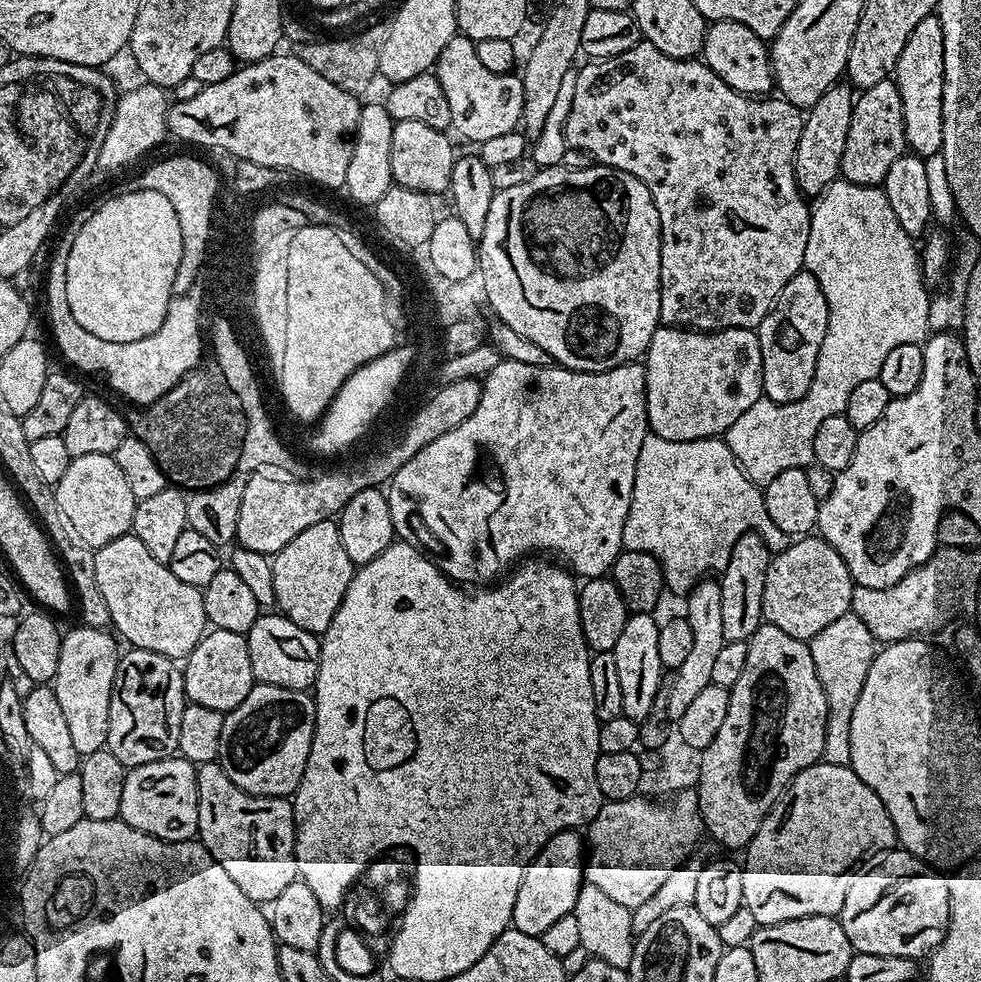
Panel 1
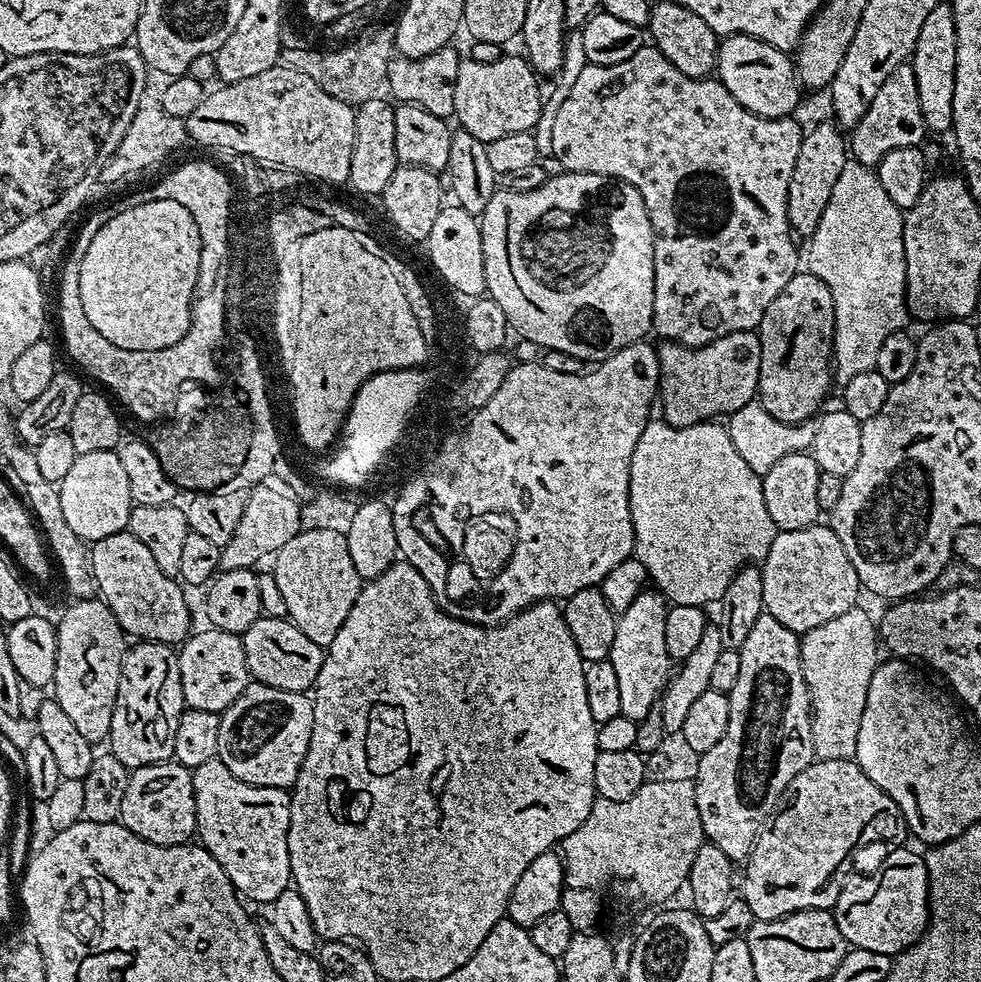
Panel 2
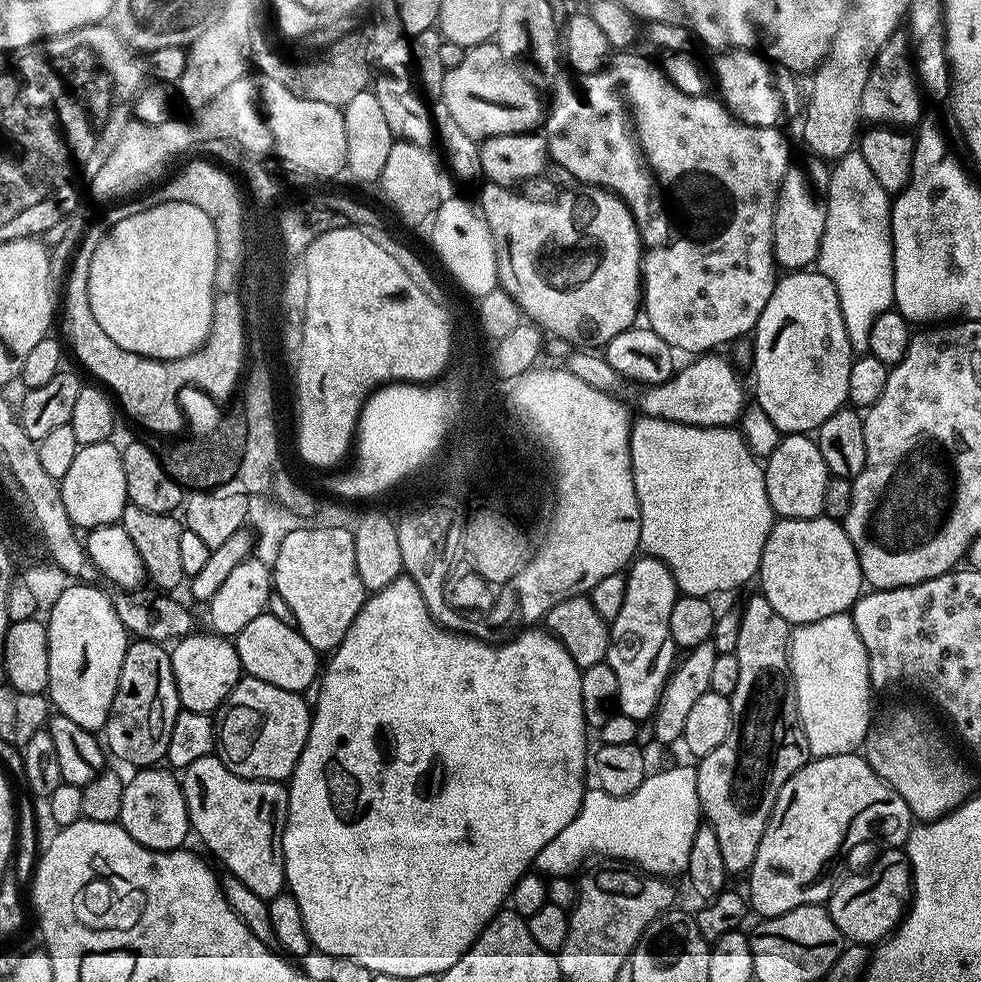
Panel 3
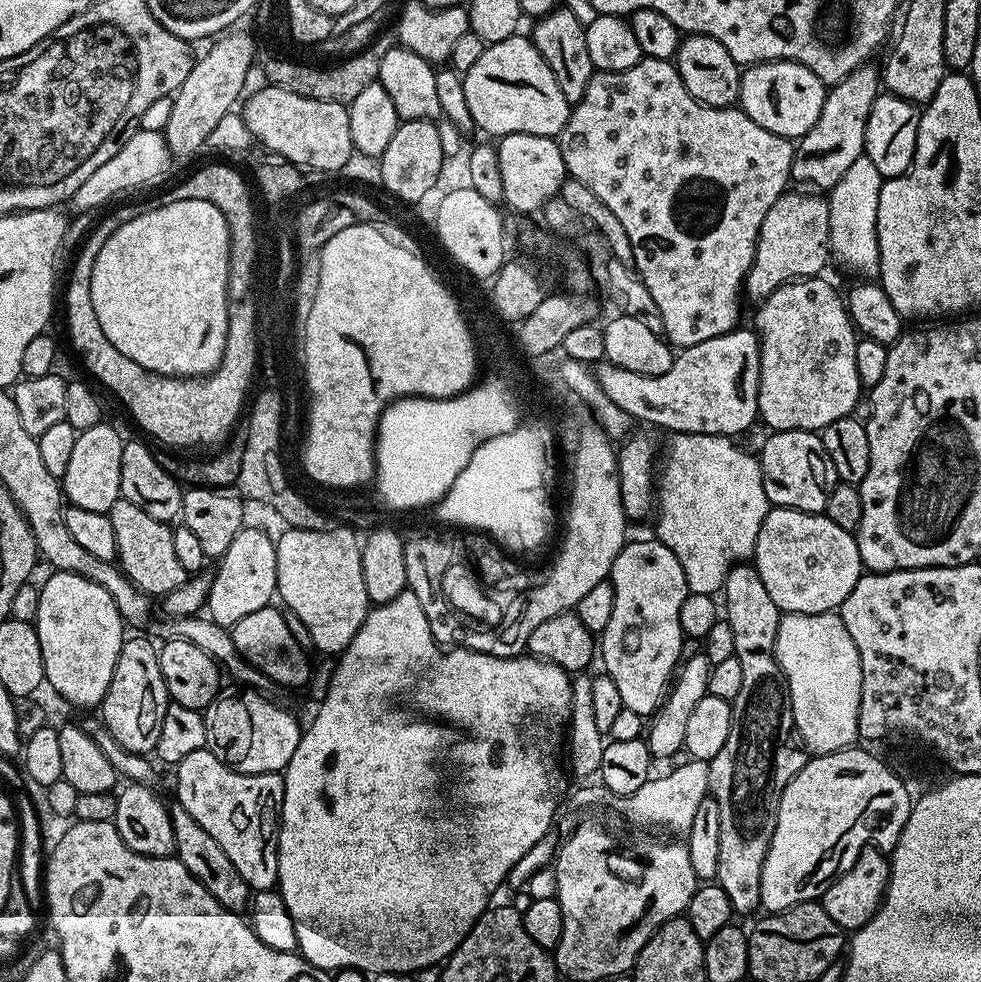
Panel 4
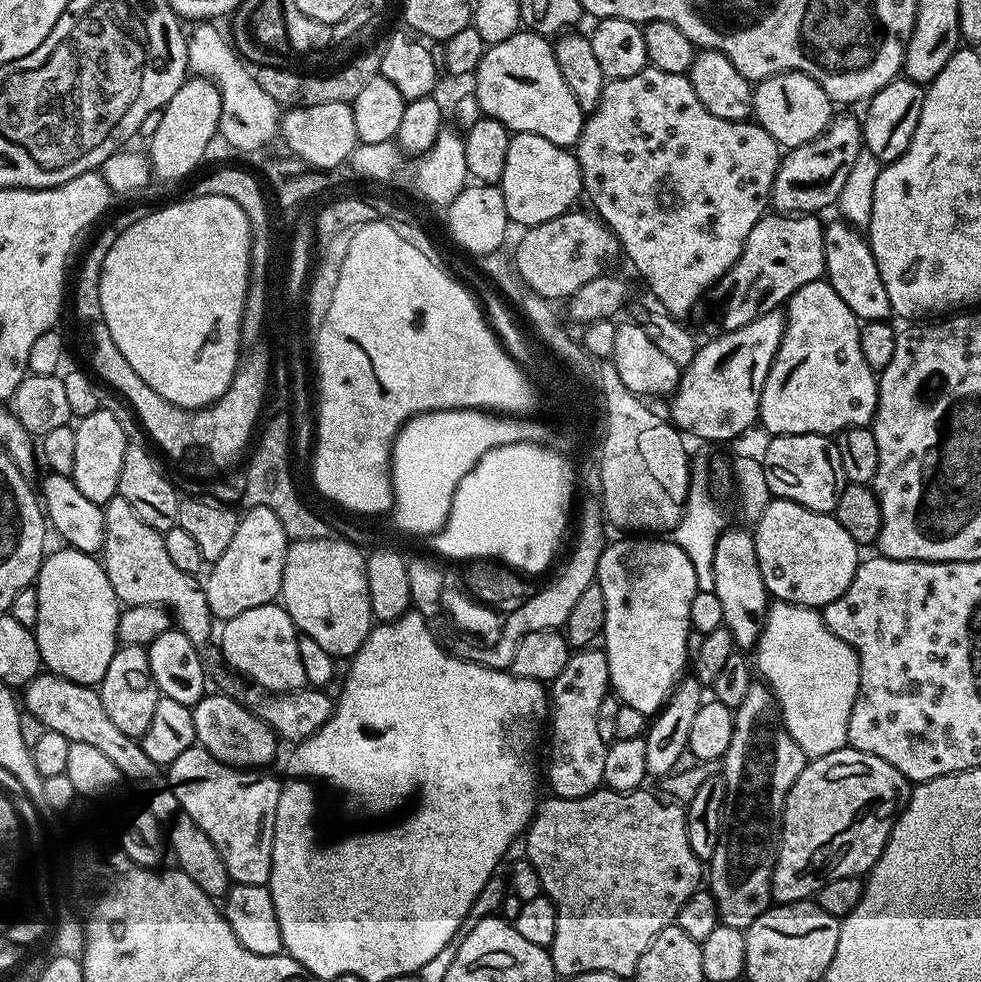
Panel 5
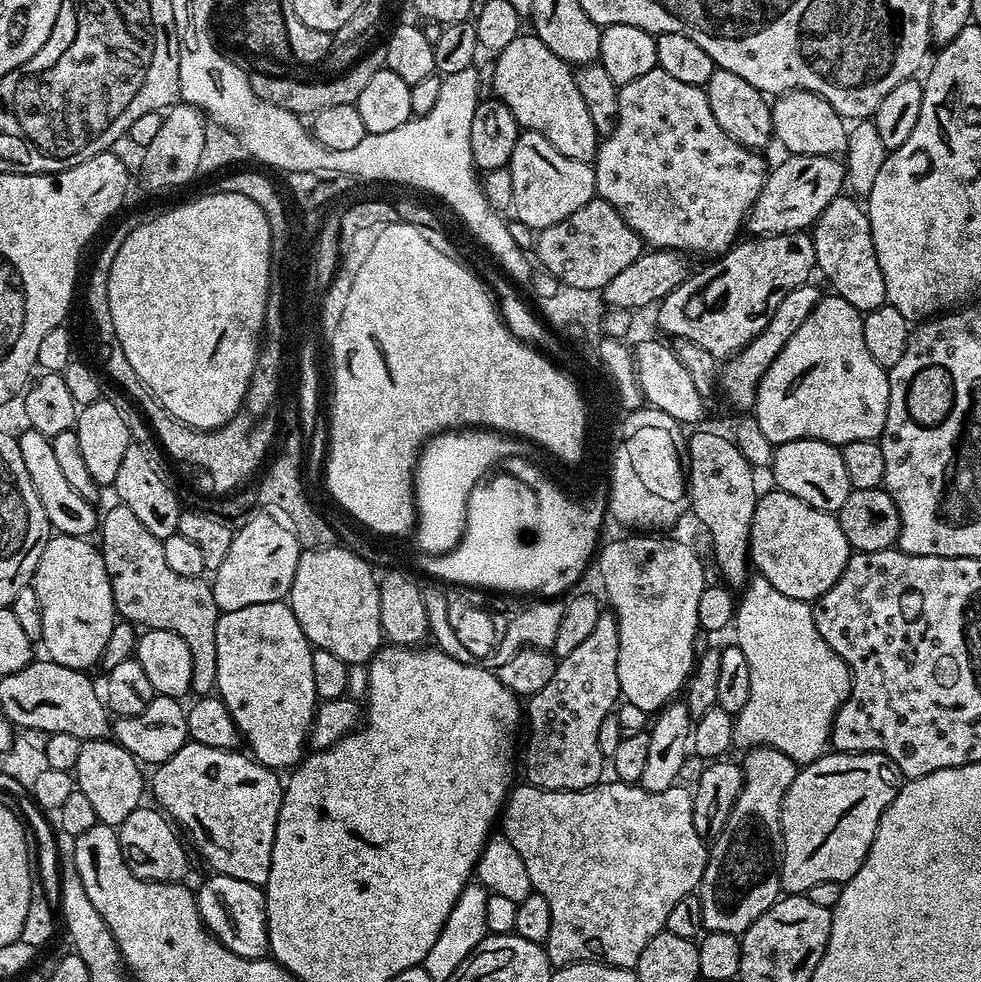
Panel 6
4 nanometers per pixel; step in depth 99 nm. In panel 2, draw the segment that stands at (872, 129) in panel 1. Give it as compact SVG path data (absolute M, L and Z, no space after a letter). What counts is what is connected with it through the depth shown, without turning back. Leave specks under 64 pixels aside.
M903 71L886 74L878 82L878 90L866 98L866 102L852 117L844 134L844 159L860 172L875 173L879 163L894 150L902 150L917 143L918 104L912 95L913 81Z

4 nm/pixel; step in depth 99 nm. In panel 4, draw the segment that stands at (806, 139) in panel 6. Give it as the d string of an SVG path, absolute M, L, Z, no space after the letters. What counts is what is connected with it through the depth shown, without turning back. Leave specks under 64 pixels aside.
M773 60L745 67L740 73L739 107L766 130L789 138L807 137L820 116L826 99L826 85L804 64L793 60Z

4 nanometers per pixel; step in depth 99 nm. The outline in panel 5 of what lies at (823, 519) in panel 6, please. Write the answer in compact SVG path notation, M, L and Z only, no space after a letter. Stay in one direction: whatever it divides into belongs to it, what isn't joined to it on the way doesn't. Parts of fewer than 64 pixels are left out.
M769 499L766 510L755 521L754 539L758 566L762 570L769 597L785 604L800 604L804 608L822 610L839 596L844 596L862 559L861 549L854 538L850 538L850 534L842 530L835 515L806 510L806 506L798 506L798 502L789 500Z

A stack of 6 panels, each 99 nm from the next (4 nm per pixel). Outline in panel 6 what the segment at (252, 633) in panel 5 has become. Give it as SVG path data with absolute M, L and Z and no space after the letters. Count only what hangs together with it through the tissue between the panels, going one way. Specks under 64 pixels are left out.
M275 600L262 602L258 606L242 606L242 610L221 612L216 627L216 641L218 674L215 691L232 715L243 743L248 743L247 751L263 768L295 768L306 755L308 731L316 713L318 697L311 662L314 649L308 643L302 626L298 626L298 618L294 618L291 603Z

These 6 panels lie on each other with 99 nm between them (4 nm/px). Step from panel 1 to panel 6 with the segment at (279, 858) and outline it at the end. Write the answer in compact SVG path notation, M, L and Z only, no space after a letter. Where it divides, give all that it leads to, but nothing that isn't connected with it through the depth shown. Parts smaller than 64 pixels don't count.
M186 743L153 771L150 792L182 832L184 827L183 835L192 839L191 847L204 855L213 873L264 886L272 869L274 834L285 785L273 769L263 768L251 755L241 752Z

